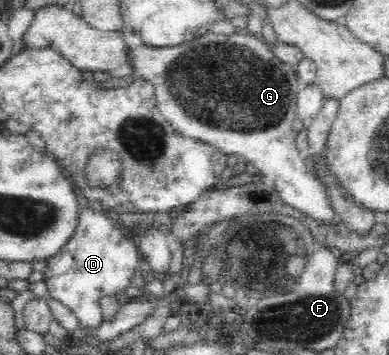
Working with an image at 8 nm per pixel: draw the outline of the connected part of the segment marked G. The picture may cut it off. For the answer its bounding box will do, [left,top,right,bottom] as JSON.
[128,30,340,226]

